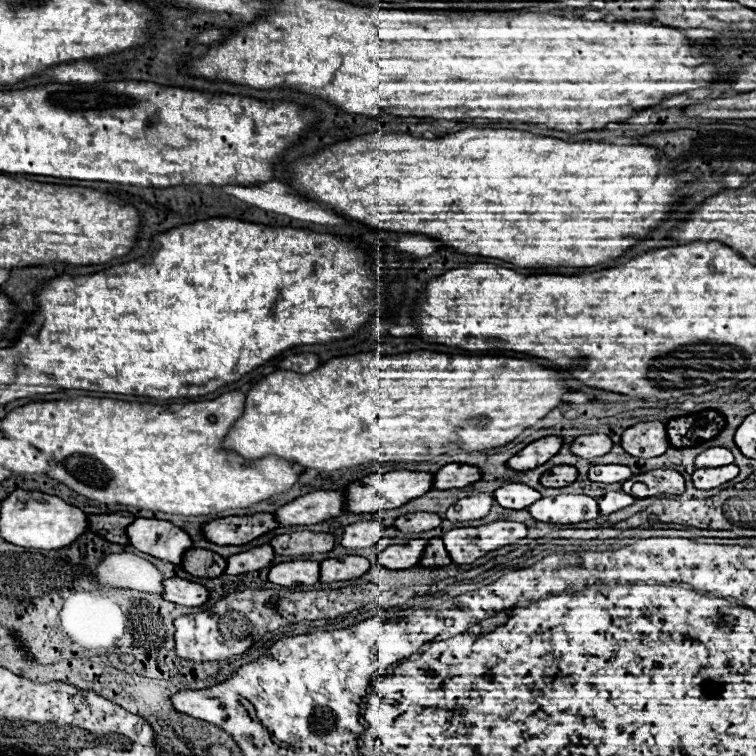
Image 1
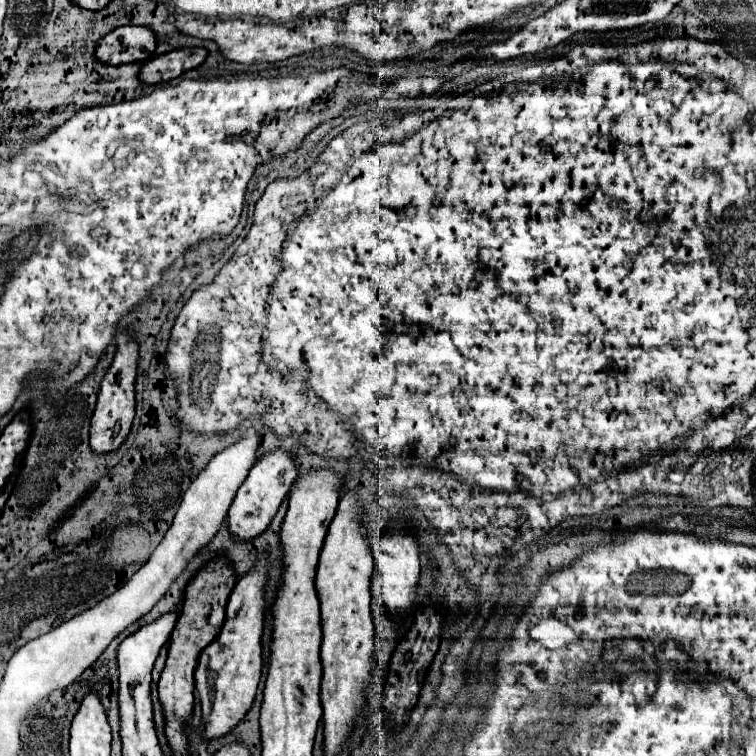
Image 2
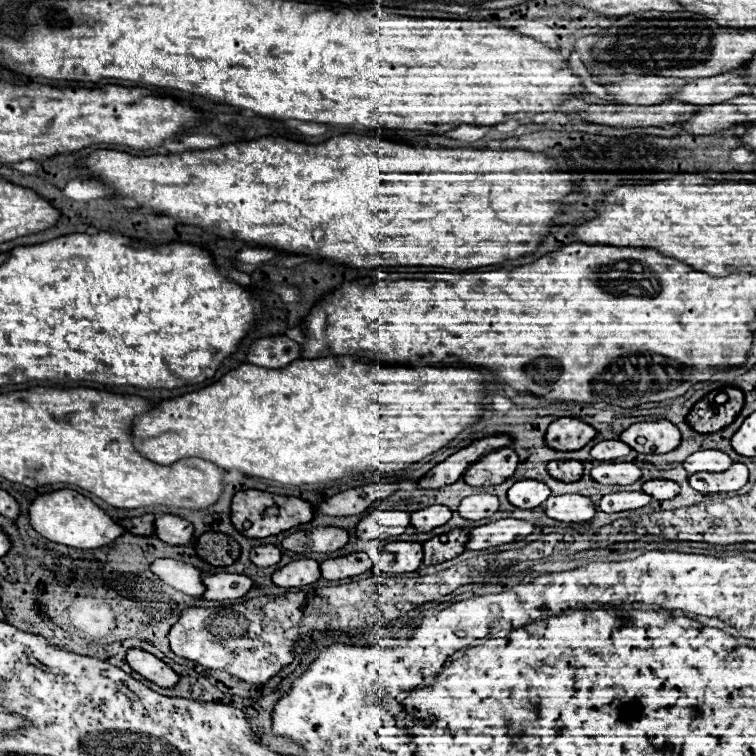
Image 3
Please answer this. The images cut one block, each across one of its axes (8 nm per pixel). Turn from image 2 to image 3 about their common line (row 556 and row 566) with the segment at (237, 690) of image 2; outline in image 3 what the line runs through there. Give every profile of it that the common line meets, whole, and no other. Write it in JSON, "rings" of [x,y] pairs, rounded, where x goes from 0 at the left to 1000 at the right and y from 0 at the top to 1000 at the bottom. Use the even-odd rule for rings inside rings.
{"rings":[[[352,720],[352,722],[339,722],[333,725],[331,730],[331,741],[339,746],[339,749],[360,749],[360,746],[368,746],[370,743],[370,725],[368,722],[360,722],[360,720]]]}

